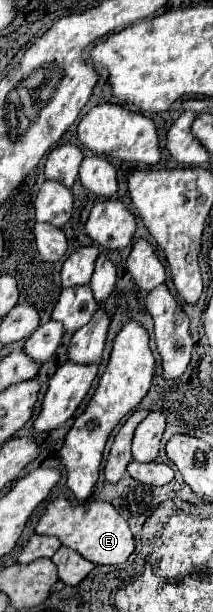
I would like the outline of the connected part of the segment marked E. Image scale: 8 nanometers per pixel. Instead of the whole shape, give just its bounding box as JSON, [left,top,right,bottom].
[17,495,135,565]

